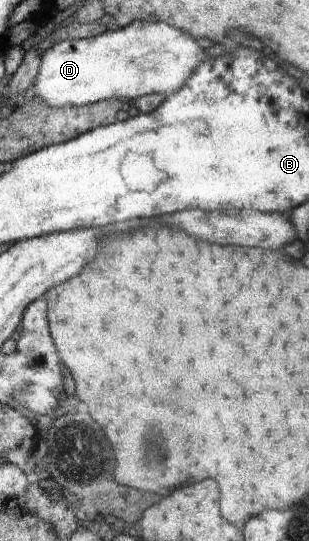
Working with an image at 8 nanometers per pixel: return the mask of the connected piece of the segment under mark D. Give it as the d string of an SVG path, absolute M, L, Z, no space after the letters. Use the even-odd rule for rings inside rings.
M135 22L117 30L105 31L99 36L88 39L70 38L54 44L42 53L40 67L35 78L34 88L29 96L41 98L47 106L85 106L103 99L121 99L132 101L148 94L163 94L164 97L177 94L187 81L207 60L203 48L191 36L183 36L177 28L171 28L163 22Z

